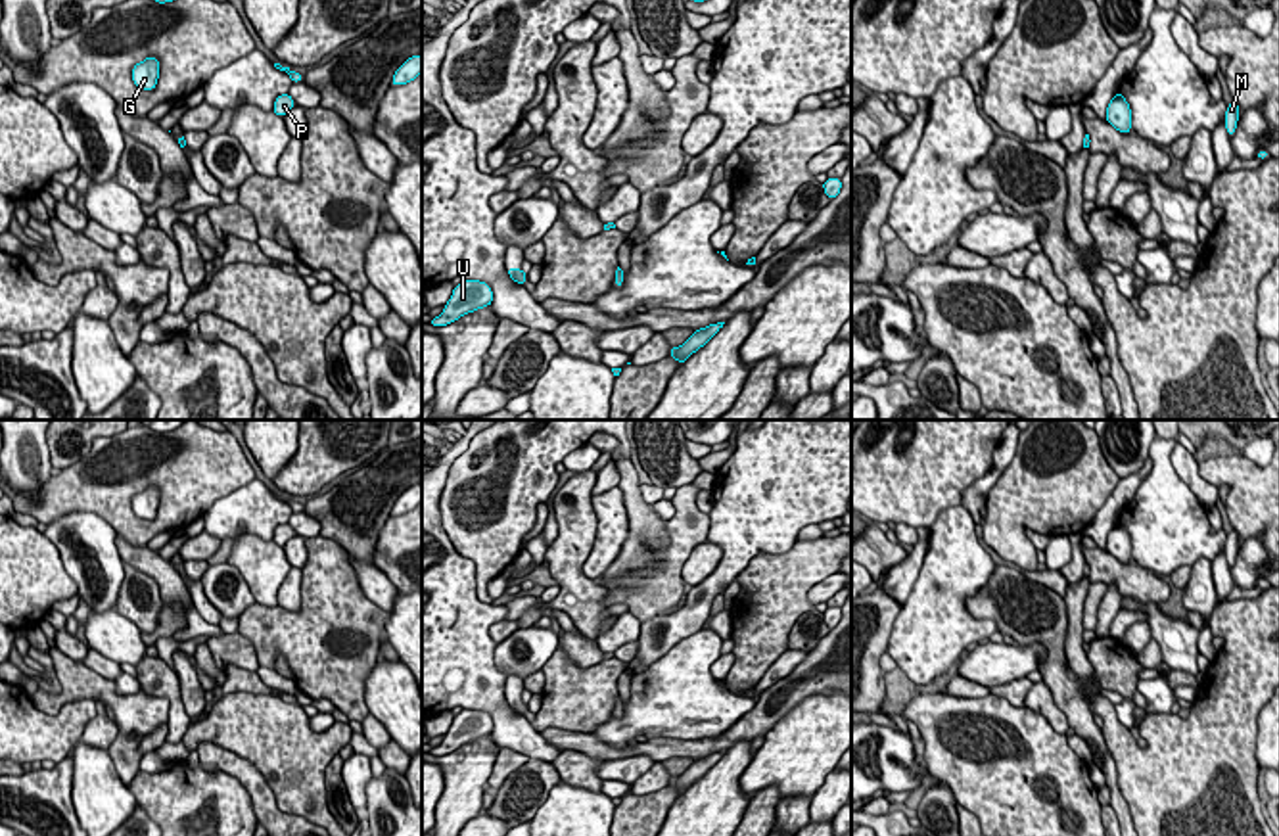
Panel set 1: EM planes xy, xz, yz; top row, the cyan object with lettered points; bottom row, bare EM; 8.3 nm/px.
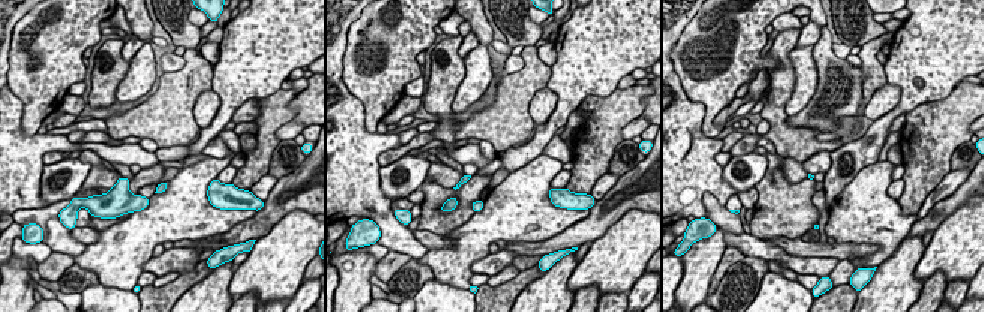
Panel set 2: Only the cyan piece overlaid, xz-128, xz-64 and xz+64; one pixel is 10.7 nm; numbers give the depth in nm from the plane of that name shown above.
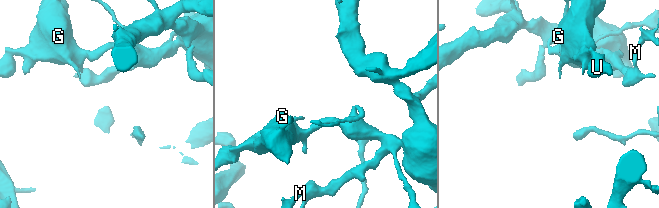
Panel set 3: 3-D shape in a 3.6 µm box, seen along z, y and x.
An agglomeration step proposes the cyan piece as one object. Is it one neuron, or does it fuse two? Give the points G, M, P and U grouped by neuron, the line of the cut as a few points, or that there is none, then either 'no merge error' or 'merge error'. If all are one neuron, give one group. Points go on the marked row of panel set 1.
G M P U | no cut | no merge error

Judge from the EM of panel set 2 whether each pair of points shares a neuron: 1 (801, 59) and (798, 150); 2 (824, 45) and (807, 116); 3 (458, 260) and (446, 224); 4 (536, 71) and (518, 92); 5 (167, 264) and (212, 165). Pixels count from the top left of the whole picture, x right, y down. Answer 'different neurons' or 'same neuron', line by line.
1: different neurons
2: same neuron
3: different neurons
4: same neuron
5: different neurons

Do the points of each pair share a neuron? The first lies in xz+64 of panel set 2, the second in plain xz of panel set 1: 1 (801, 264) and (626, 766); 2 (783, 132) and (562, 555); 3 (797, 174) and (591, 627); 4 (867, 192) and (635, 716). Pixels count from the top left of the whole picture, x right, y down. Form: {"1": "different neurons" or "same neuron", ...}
{"1": "same neuron", "2": "same neuron", "3": "different neurons", "4": "same neuron"}

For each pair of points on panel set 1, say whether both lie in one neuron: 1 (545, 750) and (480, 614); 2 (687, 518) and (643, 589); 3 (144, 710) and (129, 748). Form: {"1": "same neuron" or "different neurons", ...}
{"1": "same neuron", "2": "same neuron", "3": "same neuron"}

